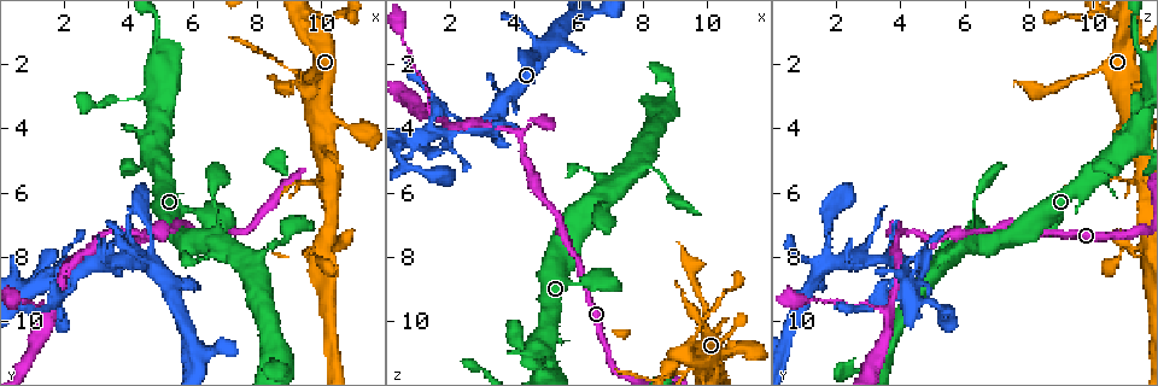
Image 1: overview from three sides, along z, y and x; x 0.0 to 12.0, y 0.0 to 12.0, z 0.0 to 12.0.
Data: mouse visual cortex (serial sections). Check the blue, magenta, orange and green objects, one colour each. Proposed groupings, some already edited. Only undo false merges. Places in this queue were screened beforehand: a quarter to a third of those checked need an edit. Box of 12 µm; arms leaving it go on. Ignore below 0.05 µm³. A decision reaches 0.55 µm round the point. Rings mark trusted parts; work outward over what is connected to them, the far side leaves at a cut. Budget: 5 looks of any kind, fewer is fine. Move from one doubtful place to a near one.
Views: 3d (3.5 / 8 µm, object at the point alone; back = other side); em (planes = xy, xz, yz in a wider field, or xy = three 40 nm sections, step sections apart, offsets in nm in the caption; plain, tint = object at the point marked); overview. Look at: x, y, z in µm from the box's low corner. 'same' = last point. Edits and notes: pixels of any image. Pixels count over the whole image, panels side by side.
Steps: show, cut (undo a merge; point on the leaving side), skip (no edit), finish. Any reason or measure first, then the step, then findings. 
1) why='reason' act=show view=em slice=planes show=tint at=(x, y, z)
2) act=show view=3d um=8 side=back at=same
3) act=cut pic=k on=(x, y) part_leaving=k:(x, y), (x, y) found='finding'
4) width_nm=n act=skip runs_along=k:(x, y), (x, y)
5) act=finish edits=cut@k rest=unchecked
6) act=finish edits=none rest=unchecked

why='three-way junction' act=show view=3d um=3.5 at=(4.2, 7.2, 4.2)

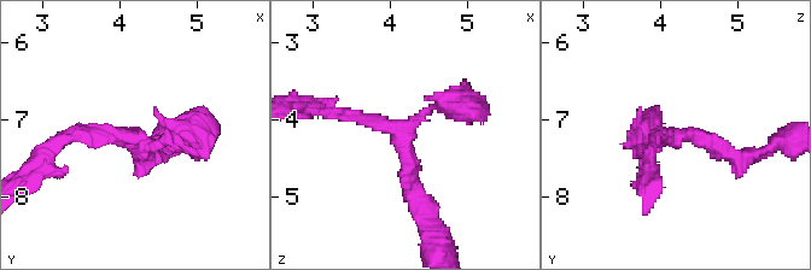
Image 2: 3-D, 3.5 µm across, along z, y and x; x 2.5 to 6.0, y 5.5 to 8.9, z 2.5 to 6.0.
arms=3 arm_widths_nm=150,200,250 why='now the EM' act=show view=em slice=xy step=3 show=tint at=(4.15, 7.20, 4.20)

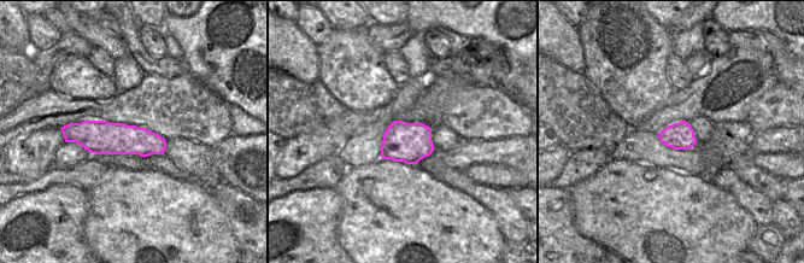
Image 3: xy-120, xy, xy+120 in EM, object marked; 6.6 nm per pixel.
act=skip runs_along=3:(65, 129), (101, 138), (163, 145) found='one cell here'

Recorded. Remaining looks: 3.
why='small branch off a trunk' act=show view=3d um=3.5 side=back at=(10.0, 5.6, 11.5)

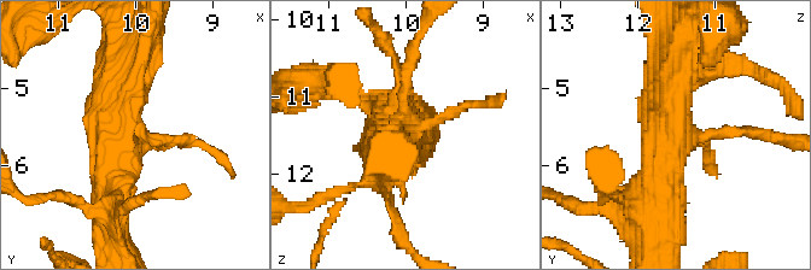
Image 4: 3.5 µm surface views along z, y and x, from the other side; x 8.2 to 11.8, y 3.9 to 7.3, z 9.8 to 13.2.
act=show view=em slice=planes show=tint at=(10.05, 5.60, 11.40)

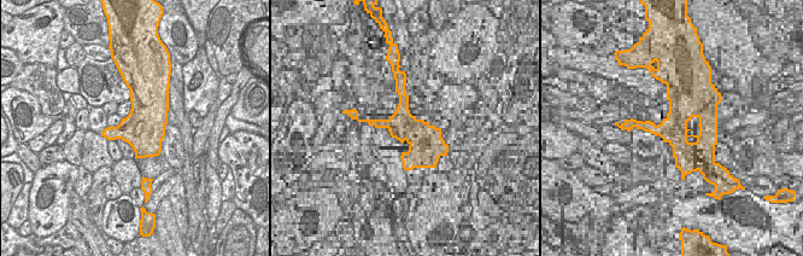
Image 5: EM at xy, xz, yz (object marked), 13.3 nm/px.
act=skip runs_along=4:(676, 75), (669, 127), (759, 134) found='all the same cell'

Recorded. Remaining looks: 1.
act=finish edits=none rest=unchecked

